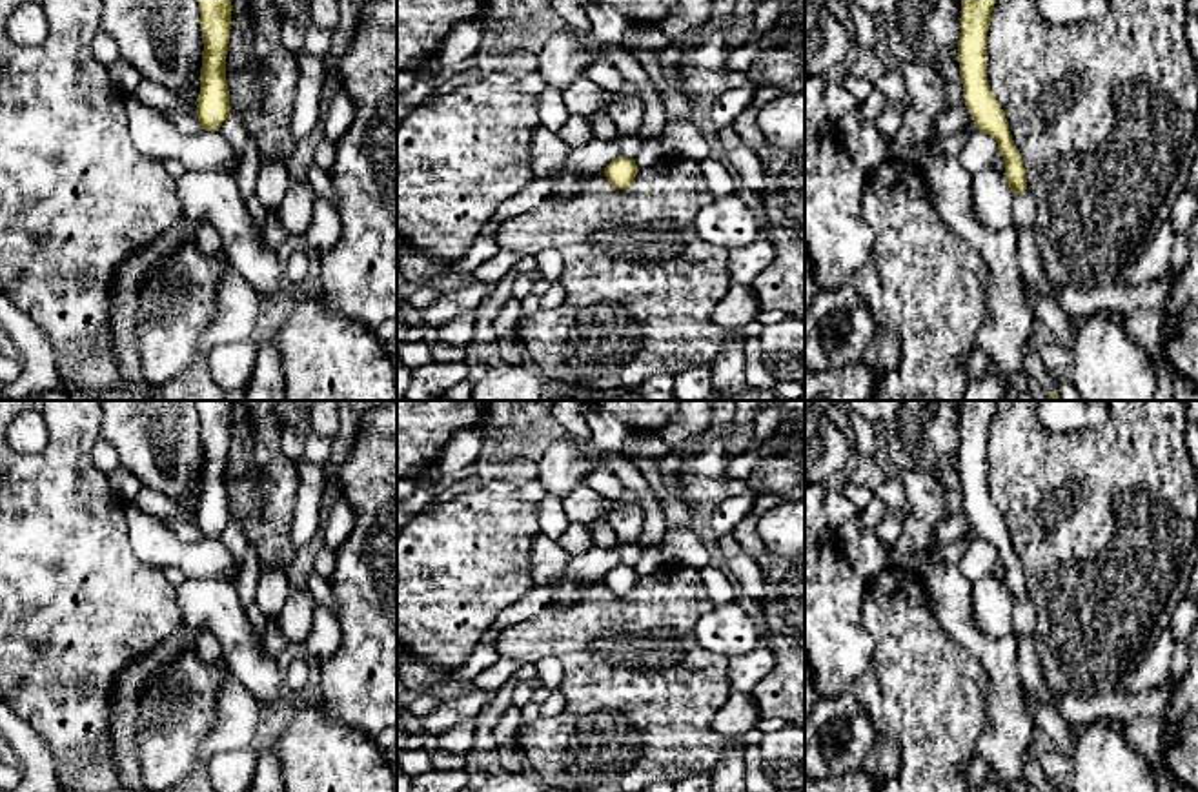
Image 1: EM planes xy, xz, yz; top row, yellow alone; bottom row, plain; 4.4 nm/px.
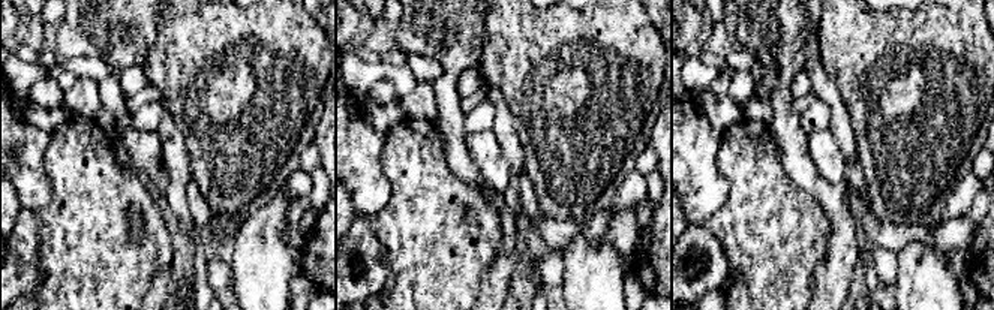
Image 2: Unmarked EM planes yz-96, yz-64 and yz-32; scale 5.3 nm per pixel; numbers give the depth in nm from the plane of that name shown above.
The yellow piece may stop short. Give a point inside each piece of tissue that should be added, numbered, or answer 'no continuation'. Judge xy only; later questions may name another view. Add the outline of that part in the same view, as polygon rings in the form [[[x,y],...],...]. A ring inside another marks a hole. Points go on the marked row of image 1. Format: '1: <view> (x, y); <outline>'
no continuation

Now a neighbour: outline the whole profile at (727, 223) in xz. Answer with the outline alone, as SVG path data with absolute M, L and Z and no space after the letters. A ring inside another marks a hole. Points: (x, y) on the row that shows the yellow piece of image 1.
M741 195L716 198L694 220L694 229L708 246L745 248L761 237L754 213Z

